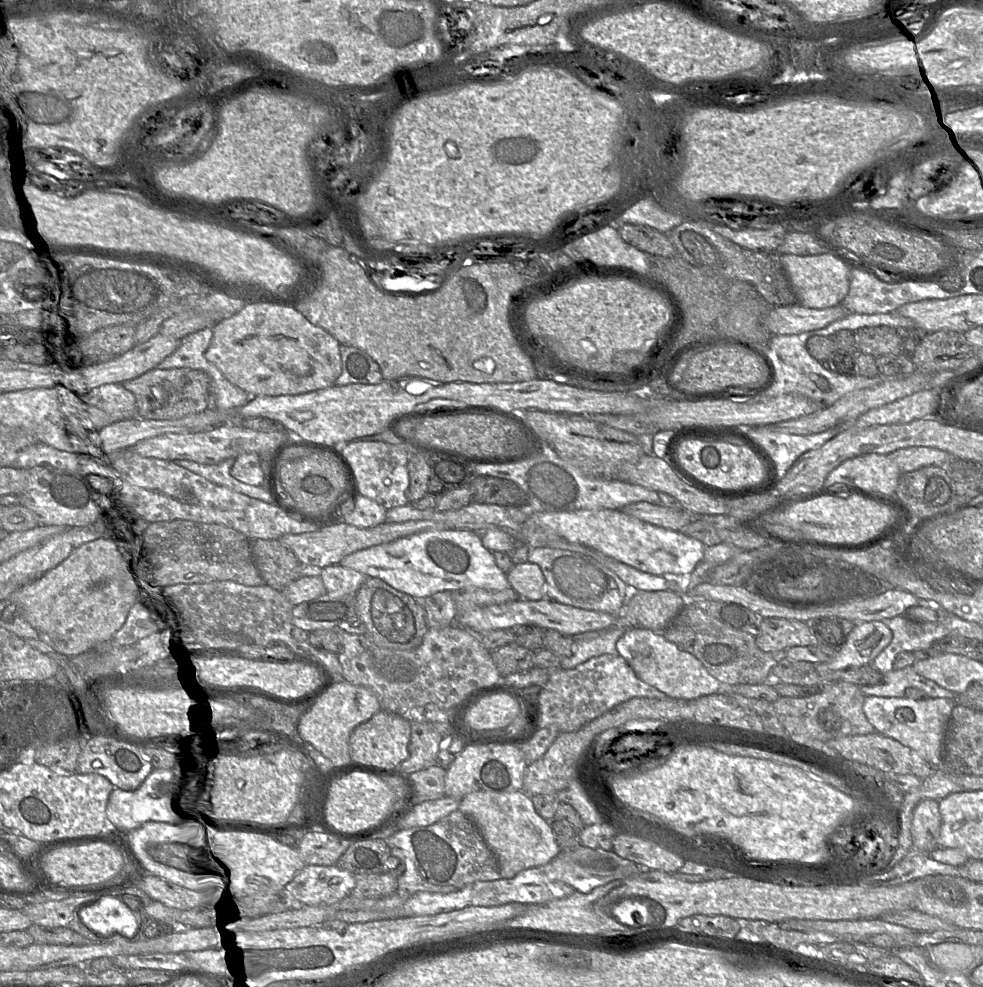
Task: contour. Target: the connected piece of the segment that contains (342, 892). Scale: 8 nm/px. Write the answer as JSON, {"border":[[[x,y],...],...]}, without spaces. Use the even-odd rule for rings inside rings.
{"border":[[[336,864],[305,865],[286,885],[286,891],[303,905],[333,904],[347,897],[356,876]]]}

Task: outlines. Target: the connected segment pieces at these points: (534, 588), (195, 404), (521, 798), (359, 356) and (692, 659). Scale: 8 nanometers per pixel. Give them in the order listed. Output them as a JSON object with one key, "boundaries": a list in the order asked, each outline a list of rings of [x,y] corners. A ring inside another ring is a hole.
{"boundaries":[[[[527,561],[515,565],[507,573],[507,579],[520,599],[538,601],[546,598],[546,581],[541,568],[535,563]]],[[[190,368],[159,369],[125,380],[124,386],[136,399],[136,415],[143,419],[172,420],[203,412],[209,408],[210,378],[202,370]]],[[[524,791],[472,792],[460,800],[458,810],[472,820],[494,853],[502,879],[510,879],[523,870],[544,865],[560,853],[550,822],[536,813],[531,796]]],[[[340,344],[342,371],[335,386],[379,384],[384,381],[379,365],[364,351]]],[[[629,625],[616,647],[638,678],[670,698],[693,700],[722,691],[722,684],[694,655],[668,641],[661,632]]]]}

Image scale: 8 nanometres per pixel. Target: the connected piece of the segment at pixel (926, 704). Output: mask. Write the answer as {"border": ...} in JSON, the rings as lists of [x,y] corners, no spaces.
{"border":[[[867,696],[863,703],[864,714],[875,732],[913,749],[935,768],[942,767],[944,740],[953,708],[953,700],[931,697],[914,700],[907,697]]]}

